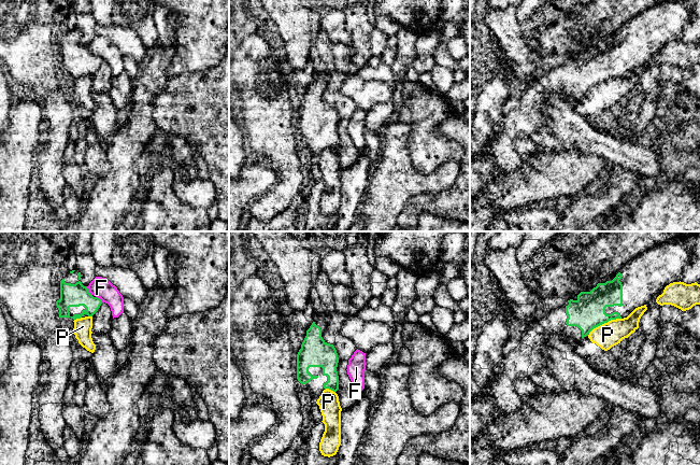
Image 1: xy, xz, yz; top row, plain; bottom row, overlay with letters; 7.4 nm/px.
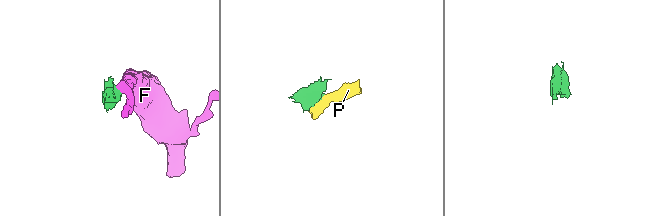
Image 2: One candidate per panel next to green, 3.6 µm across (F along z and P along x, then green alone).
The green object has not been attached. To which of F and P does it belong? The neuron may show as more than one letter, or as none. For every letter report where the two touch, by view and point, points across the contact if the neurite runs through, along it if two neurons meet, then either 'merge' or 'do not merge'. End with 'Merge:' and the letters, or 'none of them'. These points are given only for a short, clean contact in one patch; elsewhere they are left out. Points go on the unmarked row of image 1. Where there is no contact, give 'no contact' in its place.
F: contact xy (88, 50); border xy (86, 45), (91, 54); do not merge
P: contact yz (604, 81); border yz (620, 76), (609, 79), (594, 86), (588, 92); do not merge
Merge: none of them

